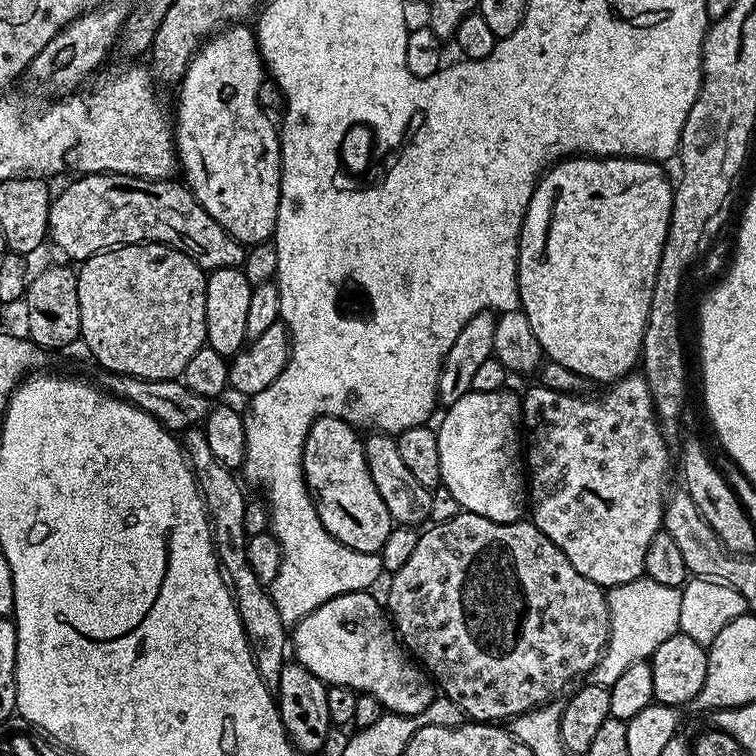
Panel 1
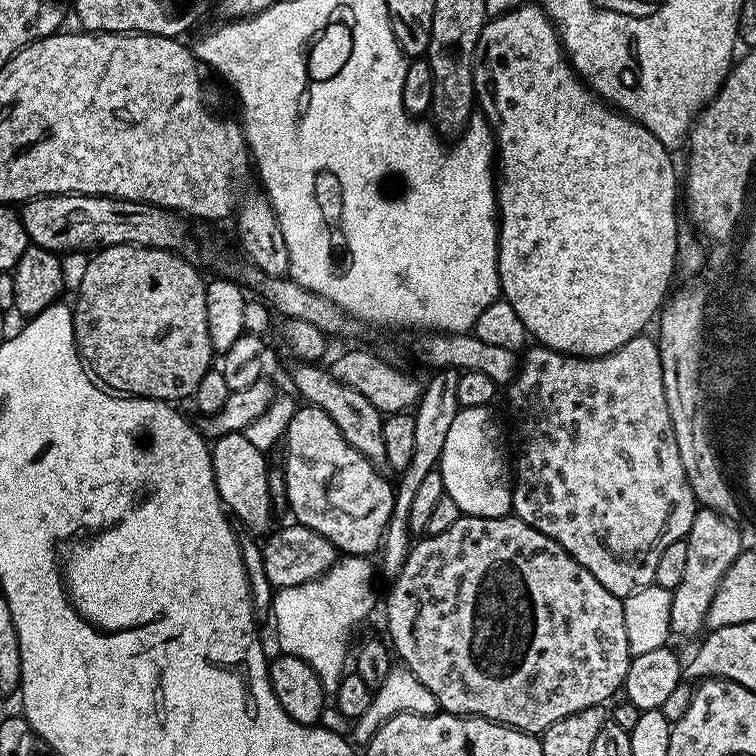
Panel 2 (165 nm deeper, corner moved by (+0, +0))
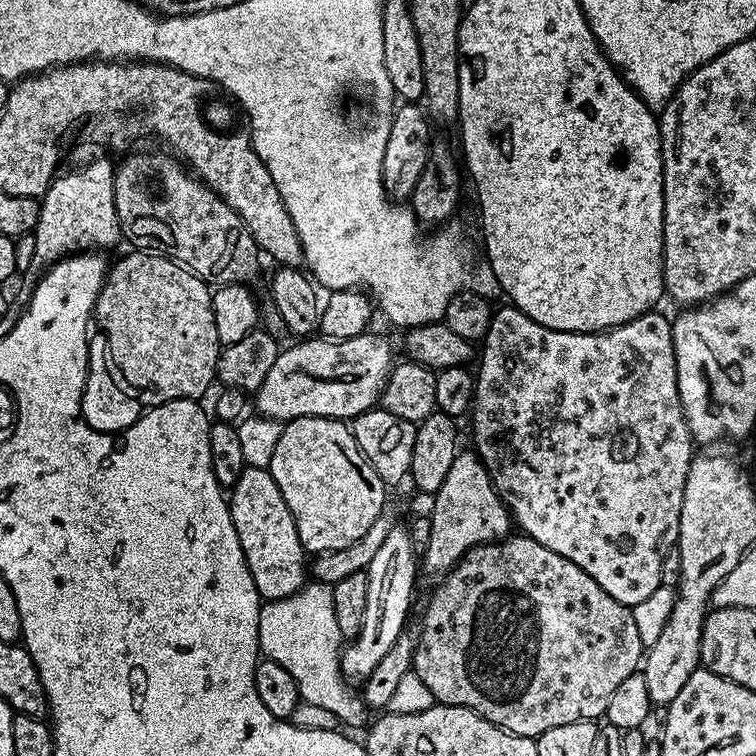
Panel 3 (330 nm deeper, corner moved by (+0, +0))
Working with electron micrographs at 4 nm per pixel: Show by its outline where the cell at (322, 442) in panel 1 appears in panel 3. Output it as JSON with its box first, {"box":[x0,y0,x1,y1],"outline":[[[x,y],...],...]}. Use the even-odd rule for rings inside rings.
{"box":[267,416,386,554],"outline":[[[311,416],[287,421],[267,469],[290,506],[298,538],[308,554],[349,548],[374,526],[374,518],[386,506],[386,485],[358,450],[352,429],[343,420]]]}

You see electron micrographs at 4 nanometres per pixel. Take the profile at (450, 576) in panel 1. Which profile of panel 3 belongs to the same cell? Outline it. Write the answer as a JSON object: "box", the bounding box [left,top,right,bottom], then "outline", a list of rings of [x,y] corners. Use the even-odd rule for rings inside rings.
{"box":[412,534,646,737],"outline":[[[509,534],[501,539],[491,542],[485,542],[471,548],[464,557],[450,571],[443,573],[440,585],[432,592],[432,597],[428,600],[428,605],[424,608],[424,617],[420,620],[420,628],[418,627],[418,635],[416,637],[416,649],[414,650],[414,658],[412,659],[412,671],[418,674],[418,678],[422,678],[422,683],[430,689],[433,701],[441,704],[453,704],[459,708],[469,708],[474,710],[482,718],[486,718],[491,724],[497,724],[498,727],[513,732],[519,736],[538,737],[546,730],[554,730],[554,726],[570,726],[570,722],[578,722],[579,720],[599,721],[604,716],[606,706],[610,706],[610,698],[614,694],[614,690],[618,690],[625,678],[637,675],[638,669],[641,667],[642,661],[646,655],[646,649],[642,638],[638,638],[638,626],[634,622],[634,614],[631,607],[622,602],[618,602],[614,598],[610,598],[610,594],[606,594],[606,590],[602,590],[602,586],[598,586],[598,582],[594,582],[594,578],[590,578],[590,574],[586,574],[586,570],[582,570],[582,566],[574,566],[574,562],[570,562],[566,558],[562,558],[562,554],[554,554],[554,550],[546,550],[546,546],[542,546],[542,542],[534,542],[534,538],[523,534]]]}

